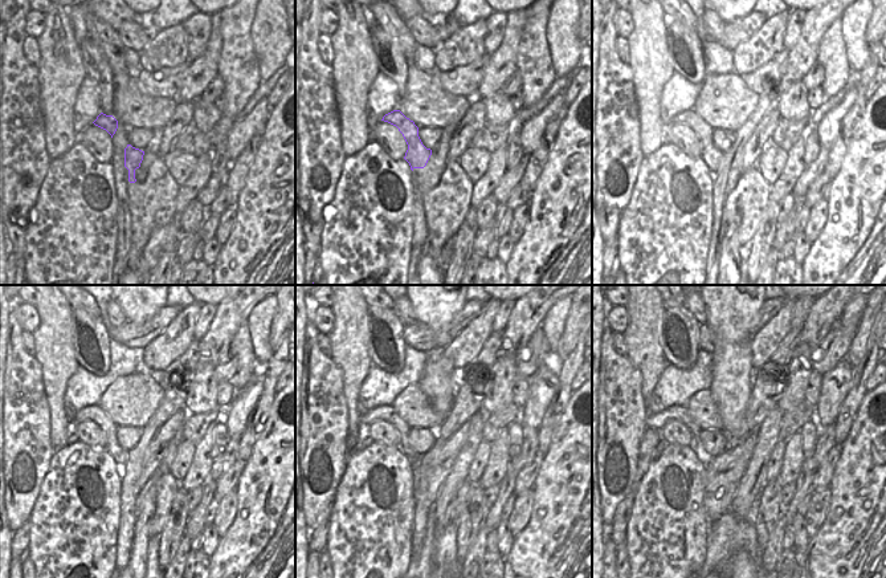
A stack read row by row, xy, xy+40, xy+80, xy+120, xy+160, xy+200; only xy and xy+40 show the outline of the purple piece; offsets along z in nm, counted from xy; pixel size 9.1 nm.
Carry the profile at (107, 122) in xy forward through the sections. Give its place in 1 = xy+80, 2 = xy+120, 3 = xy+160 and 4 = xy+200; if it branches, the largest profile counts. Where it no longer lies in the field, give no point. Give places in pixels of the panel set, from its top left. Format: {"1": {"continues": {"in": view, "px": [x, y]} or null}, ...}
{"1": {"continues": {"in": "xy+80", "px": [711, 155]}}, "2": {"continues": {"in": "xy+120", "px": [92, 412]}}, "3": {"continues": {"in": "xy+160", "px": [387, 414]}}, "4": {"continues": {"in": "xy+200", "px": [680, 414]}}}

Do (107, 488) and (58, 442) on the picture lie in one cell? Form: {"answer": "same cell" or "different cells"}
{"answer": "different cells"}

